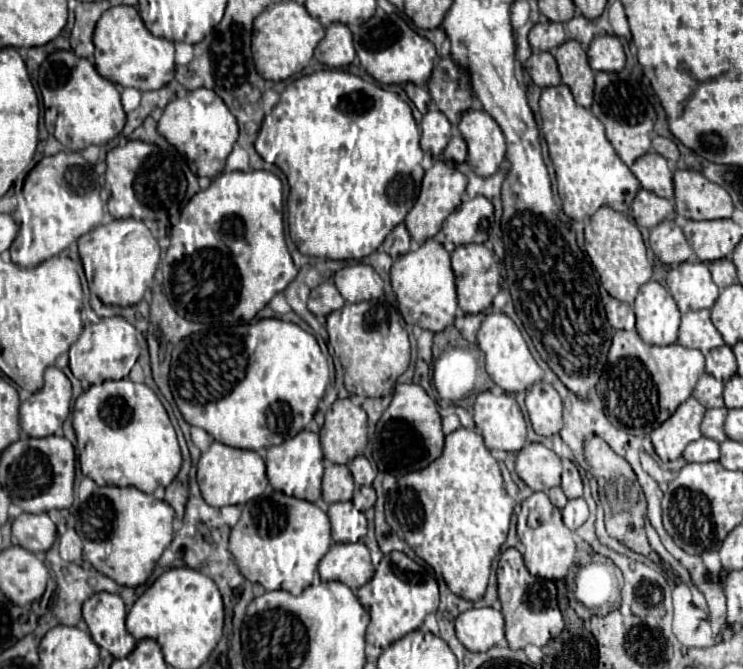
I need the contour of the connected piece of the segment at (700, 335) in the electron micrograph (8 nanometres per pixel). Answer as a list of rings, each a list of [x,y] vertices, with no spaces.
[[[696,310],[682,316],[678,344],[686,348],[696,348],[702,354],[708,354],[712,348],[722,346],[724,340],[722,340],[722,334],[710,322],[710,312]]]

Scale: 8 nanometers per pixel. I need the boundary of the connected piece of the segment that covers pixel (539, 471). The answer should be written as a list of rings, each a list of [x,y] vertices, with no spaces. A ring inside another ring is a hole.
[[[528,444],[518,452],[516,458],[516,472],[518,476],[532,488],[532,490],[550,490],[552,486],[560,486],[560,476],[562,476],[562,462],[560,458],[546,448],[544,444]]]

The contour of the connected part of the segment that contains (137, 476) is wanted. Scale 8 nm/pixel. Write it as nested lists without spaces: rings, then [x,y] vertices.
[[[122,378],[90,386],[78,396],[72,422],[78,438],[82,474],[92,478],[98,486],[108,484],[104,472],[116,468],[122,476],[112,482],[114,486],[136,486],[138,490],[152,494],[158,486],[168,486],[180,472],[182,454],[174,426],[160,398],[146,384],[134,384]]]

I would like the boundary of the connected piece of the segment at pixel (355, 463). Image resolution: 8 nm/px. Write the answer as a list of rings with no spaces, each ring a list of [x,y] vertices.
[[[364,456],[354,458],[348,466],[350,466],[350,472],[352,472],[352,476],[354,476],[354,482],[360,484],[360,486],[364,486],[364,484],[368,486],[368,484],[372,484],[372,480],[376,478],[376,472],[372,470],[370,462],[368,462]]]

